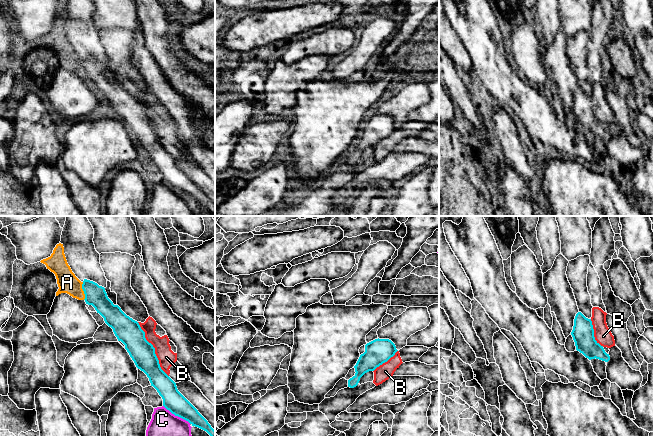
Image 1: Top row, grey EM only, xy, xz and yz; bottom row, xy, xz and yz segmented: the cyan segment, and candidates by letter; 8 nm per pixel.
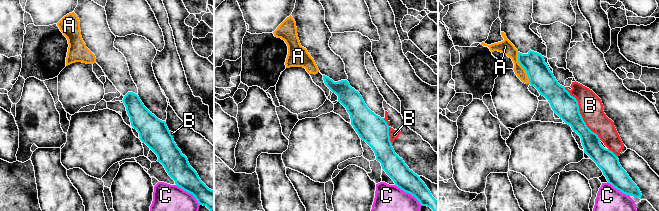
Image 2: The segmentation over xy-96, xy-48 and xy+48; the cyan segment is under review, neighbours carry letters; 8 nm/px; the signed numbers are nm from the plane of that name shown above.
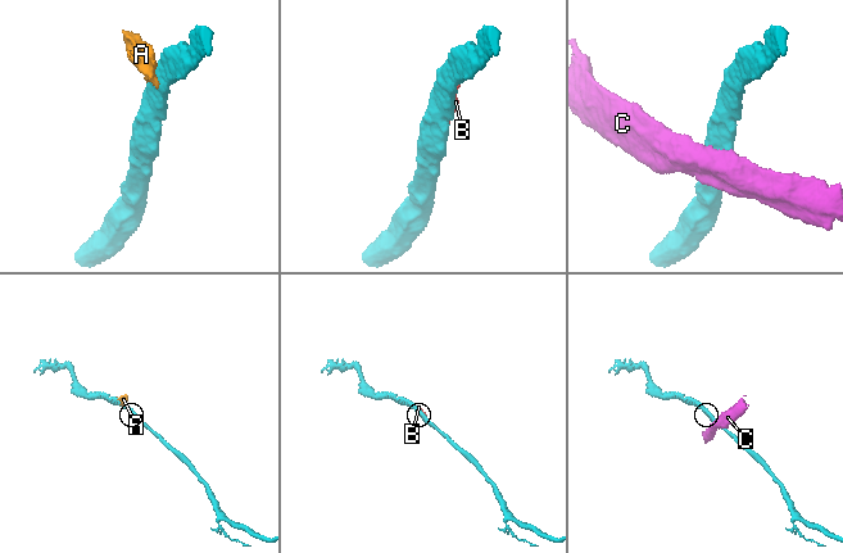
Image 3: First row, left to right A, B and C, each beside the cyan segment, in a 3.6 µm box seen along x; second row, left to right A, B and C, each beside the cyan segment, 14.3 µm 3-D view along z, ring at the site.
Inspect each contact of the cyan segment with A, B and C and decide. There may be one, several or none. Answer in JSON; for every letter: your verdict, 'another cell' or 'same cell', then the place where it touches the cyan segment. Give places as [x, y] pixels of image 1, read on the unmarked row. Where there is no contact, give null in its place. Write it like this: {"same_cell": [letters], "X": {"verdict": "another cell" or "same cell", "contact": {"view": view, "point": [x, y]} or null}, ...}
{"same_cell": [], "A": {"verdict": "another cell", "contact": {"view": "xy", "point": [83, 66]}}, "B": {"verdict": "another cell", "contact": {"view": "xy", "point": [154, 125]}}, "C": {"verdict": "another cell", "contact": {"view": "xy", "point": [177, 191]}}}

